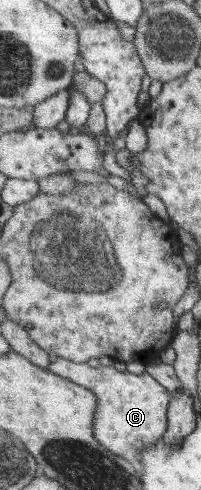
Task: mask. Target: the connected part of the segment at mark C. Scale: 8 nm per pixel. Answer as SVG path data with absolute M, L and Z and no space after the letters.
M63 357L52 361L49 369L96 393L100 399L94 421L96 437L118 456L138 465L142 461L144 447L154 445L168 432L168 413L173 395L153 375L145 371L134 375L127 371L117 371L113 366L91 367L85 362L73 362Z

